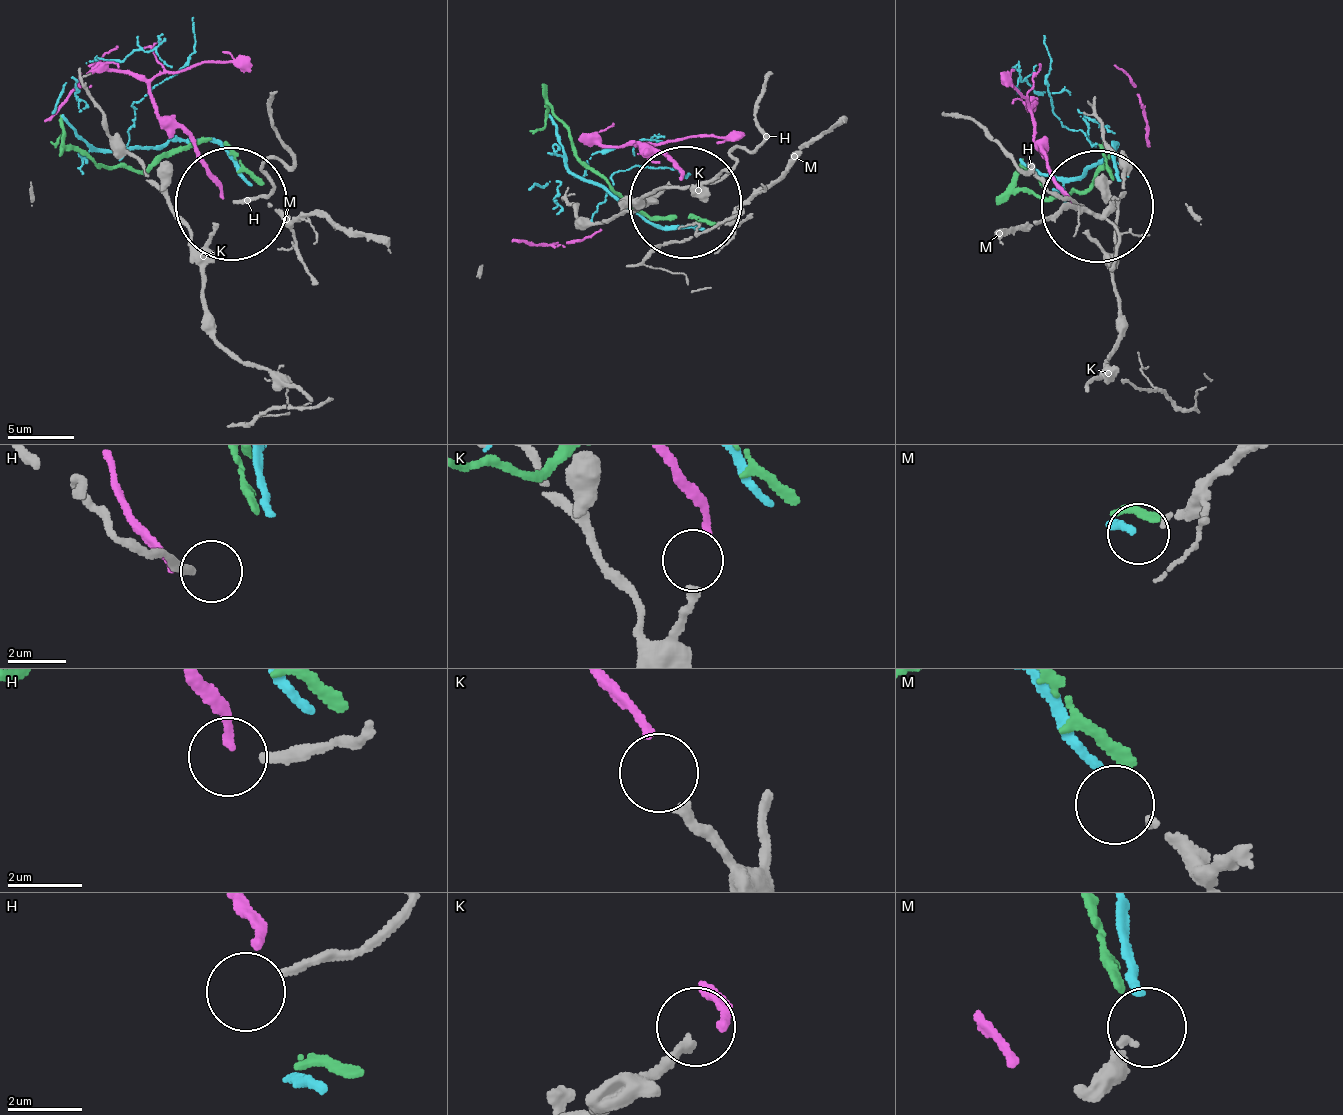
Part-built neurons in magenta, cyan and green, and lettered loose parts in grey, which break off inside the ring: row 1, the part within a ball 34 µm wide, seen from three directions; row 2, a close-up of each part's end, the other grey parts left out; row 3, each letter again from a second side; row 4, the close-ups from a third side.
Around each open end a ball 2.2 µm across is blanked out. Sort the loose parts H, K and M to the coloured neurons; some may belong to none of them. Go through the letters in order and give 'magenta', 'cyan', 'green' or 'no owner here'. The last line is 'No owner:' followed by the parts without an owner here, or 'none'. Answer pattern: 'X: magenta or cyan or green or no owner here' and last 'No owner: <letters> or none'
H: no owner here
K: magenta
M: no owner here
No owner: H, M

